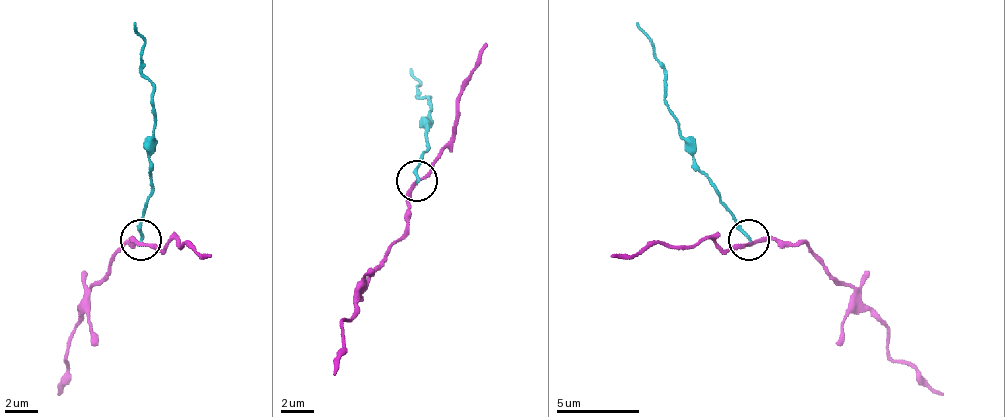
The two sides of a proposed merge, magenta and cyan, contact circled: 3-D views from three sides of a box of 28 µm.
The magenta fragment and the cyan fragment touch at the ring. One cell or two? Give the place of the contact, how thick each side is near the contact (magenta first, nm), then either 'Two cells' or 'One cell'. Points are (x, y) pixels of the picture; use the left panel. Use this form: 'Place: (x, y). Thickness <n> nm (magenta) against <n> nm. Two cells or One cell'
Place: (141, 240). Thickness 190 nm (magenta) against 180 nm. Two cells

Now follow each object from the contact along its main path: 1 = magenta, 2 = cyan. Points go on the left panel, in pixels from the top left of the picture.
1: (140, 238), (127, 243), (90, 288), (65, 354), (57, 396)
2: (140, 238), (152, 164), (152, 106), (144, 73), (144, 36), (136, 24)

